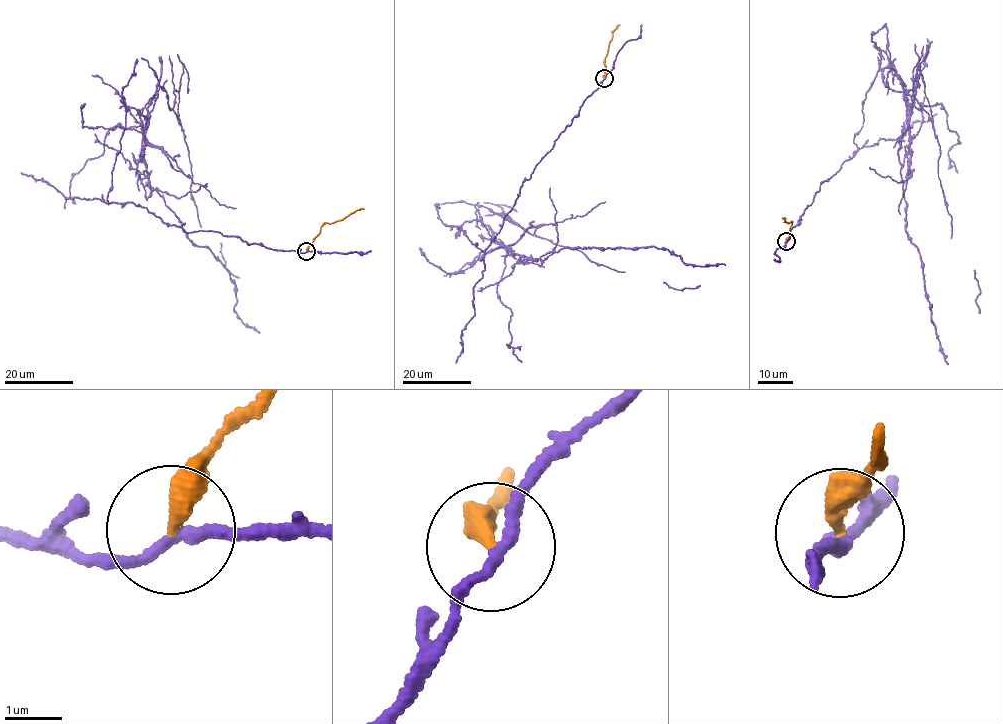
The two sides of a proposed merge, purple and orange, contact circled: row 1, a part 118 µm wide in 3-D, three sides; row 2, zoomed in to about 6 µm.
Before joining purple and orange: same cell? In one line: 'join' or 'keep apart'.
keep apart

